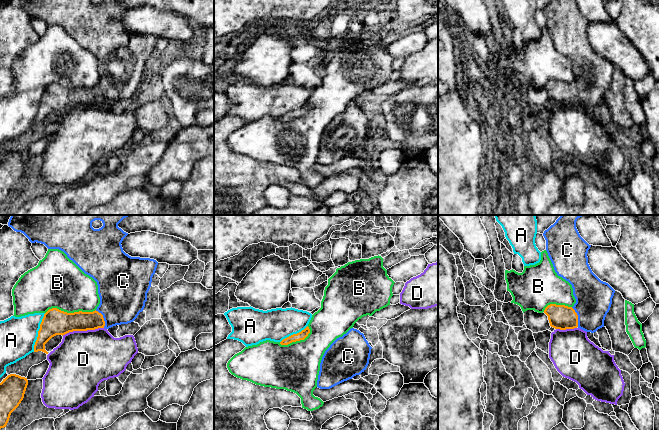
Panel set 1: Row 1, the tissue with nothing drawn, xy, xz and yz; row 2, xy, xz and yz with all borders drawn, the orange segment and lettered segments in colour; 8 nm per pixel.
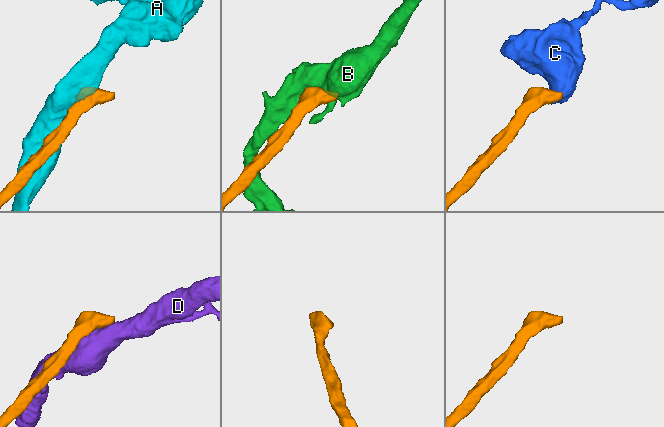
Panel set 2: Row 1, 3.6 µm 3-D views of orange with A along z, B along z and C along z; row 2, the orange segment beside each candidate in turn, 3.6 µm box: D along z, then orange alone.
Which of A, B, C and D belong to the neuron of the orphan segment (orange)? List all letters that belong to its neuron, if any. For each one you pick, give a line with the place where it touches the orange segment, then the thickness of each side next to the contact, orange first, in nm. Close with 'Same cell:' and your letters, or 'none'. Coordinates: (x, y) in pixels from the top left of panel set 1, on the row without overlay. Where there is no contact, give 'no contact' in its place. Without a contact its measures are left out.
C: contact xy (103, 94); calibres 160 and 380 nm
Same cell: C

